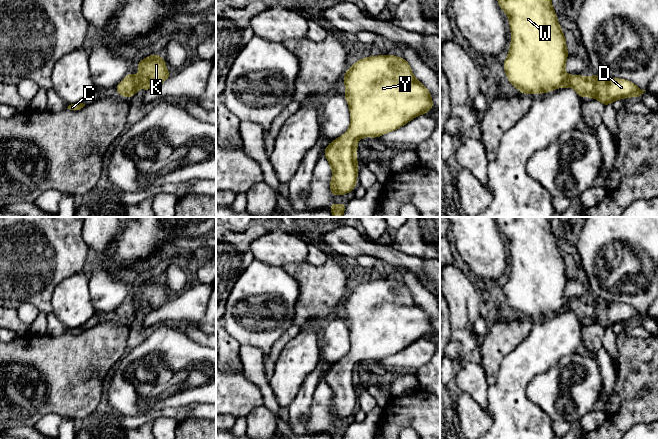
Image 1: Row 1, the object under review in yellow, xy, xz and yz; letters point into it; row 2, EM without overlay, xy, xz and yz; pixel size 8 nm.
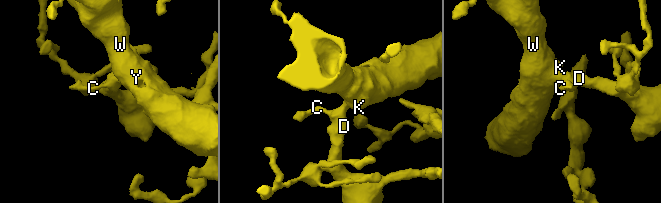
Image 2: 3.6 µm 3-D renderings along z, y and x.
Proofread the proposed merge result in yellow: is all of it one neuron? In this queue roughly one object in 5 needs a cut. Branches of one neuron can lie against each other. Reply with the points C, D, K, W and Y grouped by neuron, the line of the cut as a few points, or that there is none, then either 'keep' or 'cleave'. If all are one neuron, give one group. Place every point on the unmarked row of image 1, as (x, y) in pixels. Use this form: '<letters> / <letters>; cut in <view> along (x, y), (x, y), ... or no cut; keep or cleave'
C D K W Y; no cut; keep

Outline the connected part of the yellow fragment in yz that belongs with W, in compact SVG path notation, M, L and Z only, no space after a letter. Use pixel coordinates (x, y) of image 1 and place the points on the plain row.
M495 217L504 237L509 241L511 269L504 284L504 295L507 302L520 317L532 319L550 316L556 312L572 311L577 318L592 321L604 330L617 323L639 321L646 314L621 302L603 302L596 299L584 301L567 299L565 288L568 281L565 260L551 228L551 217Z

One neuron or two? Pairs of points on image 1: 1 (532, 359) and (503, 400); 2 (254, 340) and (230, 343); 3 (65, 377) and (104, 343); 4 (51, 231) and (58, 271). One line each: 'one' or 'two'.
1: one
2: two
3: one
4: one

